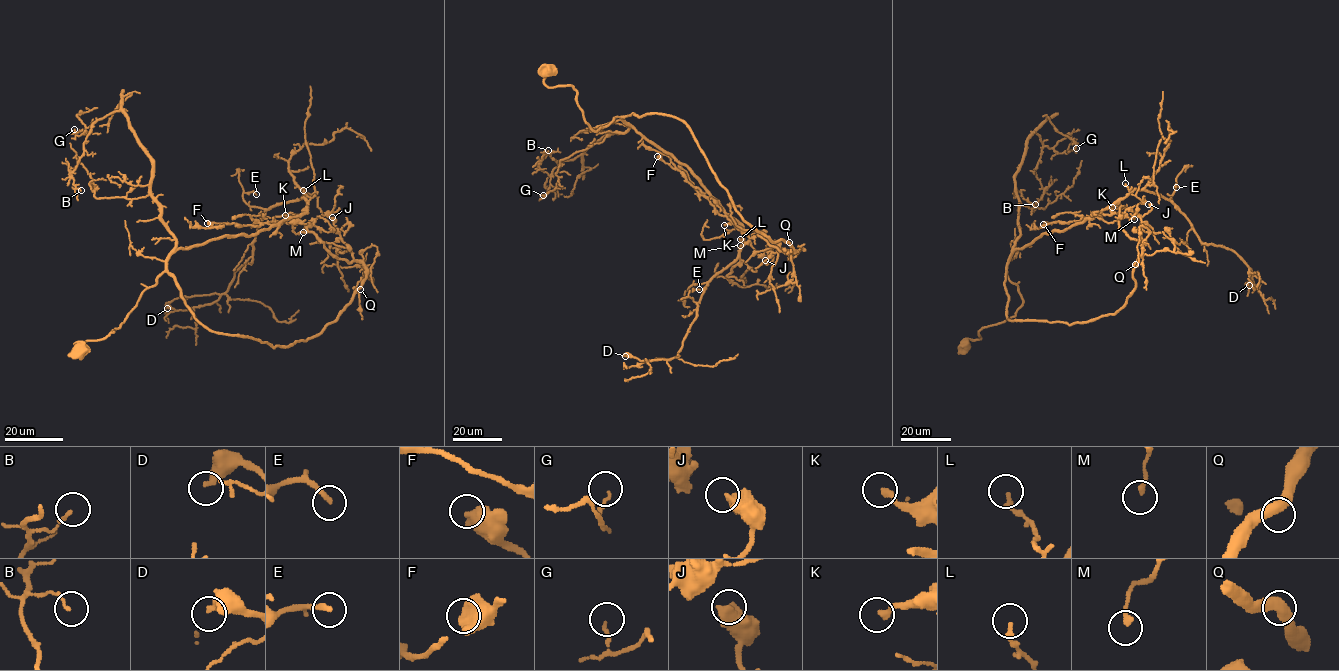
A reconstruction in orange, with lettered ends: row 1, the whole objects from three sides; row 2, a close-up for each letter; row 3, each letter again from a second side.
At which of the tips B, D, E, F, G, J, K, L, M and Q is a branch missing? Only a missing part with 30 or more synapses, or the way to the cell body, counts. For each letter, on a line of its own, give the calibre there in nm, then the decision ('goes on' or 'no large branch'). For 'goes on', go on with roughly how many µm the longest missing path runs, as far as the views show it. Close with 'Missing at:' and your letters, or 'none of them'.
B: 110 nm thick; no large branch
D: 320 nm thick; no large branch
E: 240 nm thick; no large branch
F: 650 nm thick; no large branch
G: 110 nm thick; no large branch
J: 500 nm thick; no large branch
K: 240 nm thick; no large branch
L: 190 nm thick; no large branch
M: 200 nm thick; no large branch
Q: 480 nm thick; no large branch
Missing at: none of them

